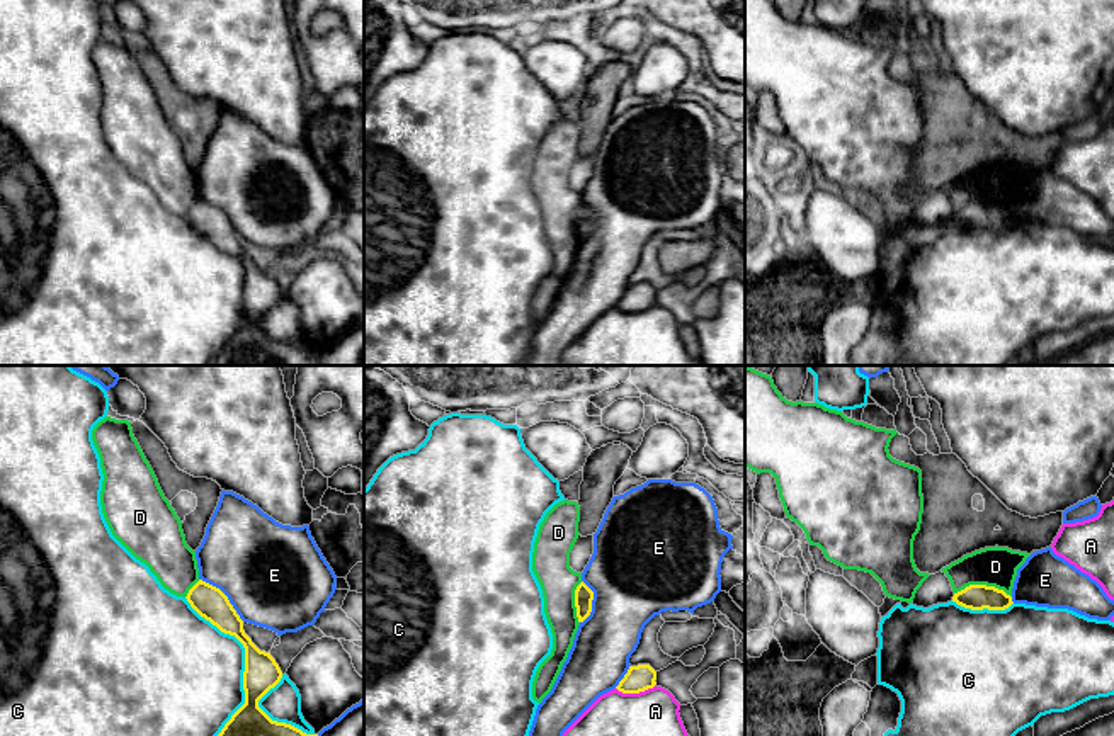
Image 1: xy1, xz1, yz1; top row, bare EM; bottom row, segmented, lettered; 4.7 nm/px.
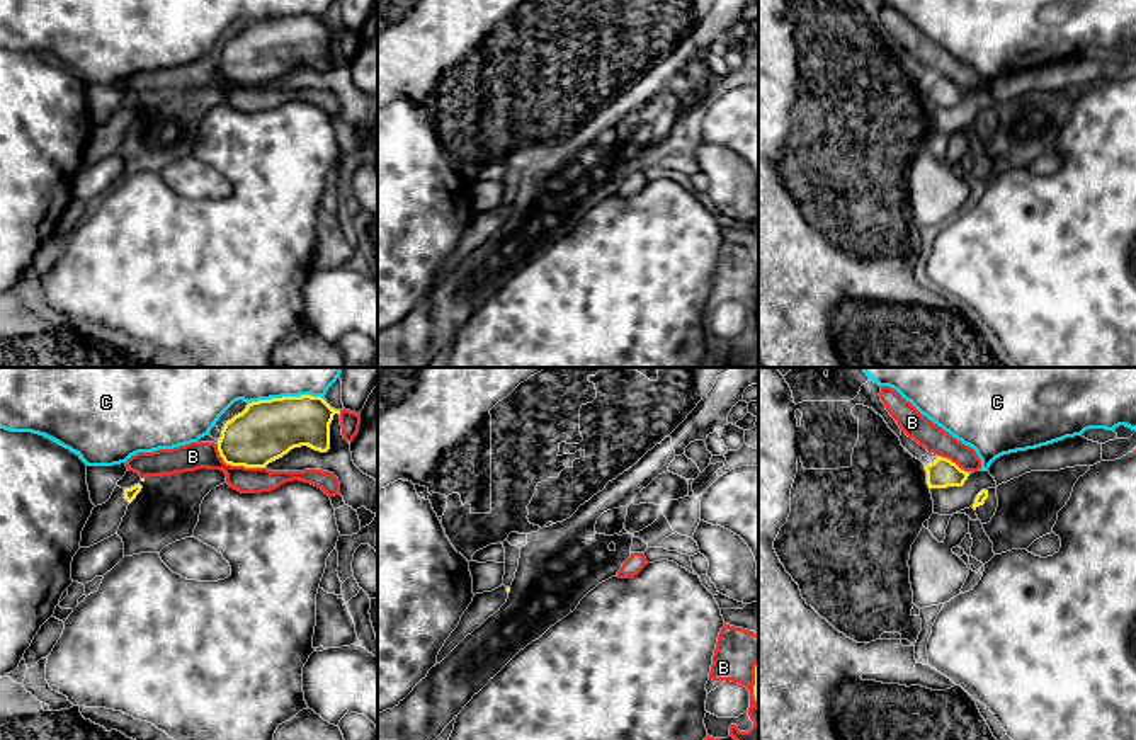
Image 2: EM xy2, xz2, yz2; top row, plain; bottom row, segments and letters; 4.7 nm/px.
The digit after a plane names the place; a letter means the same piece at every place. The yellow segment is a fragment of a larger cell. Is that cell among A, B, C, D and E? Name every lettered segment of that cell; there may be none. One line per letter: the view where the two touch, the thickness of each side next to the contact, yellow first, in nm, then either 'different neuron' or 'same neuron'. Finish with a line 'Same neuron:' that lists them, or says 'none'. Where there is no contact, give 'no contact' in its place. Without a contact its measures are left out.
A: xz1 | 130/500 nm | different neuron
B: xy2 | 280/130 nm | different neuron
C: xy1 | 160/460 nm | different neuron
D: yz1 | 130/190 nm | different neuron
E: xy1 | 160/480 nm | different neuron
Same neuron: none

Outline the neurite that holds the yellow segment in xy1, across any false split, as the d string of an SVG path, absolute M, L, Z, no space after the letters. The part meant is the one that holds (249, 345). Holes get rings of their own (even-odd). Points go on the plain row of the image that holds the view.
M199 199L187 212L190 226L221 252L235 255L245 267L245 323L231 335L211 365L323 365L318 354L272 340L259 320L274 308L282 291L270 272L260 270L243 250L243 240L228 216Z

